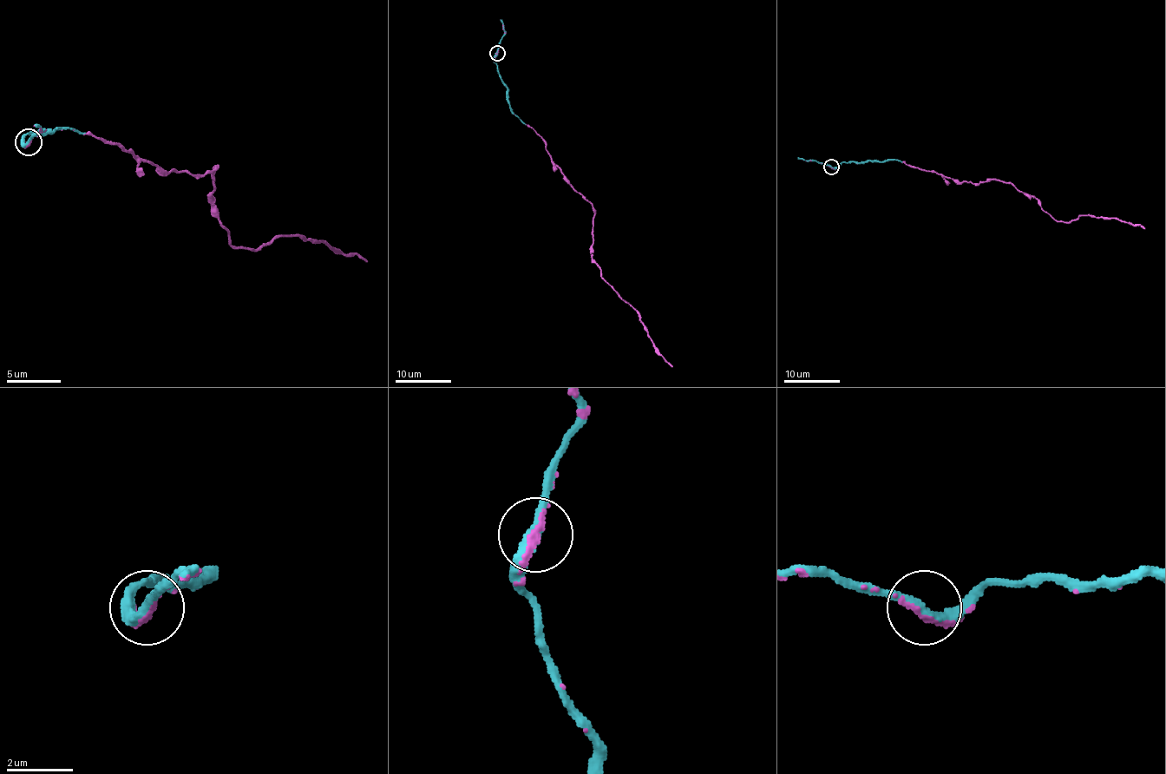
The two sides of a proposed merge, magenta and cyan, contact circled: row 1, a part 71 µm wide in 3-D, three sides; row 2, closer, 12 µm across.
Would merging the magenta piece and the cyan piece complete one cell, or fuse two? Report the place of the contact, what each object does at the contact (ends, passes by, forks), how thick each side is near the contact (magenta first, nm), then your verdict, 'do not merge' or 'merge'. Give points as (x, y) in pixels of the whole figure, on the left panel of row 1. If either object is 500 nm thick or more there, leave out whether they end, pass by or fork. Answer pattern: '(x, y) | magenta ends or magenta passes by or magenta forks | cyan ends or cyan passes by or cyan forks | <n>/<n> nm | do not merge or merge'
(29, 141) | magenta passes by | cyan passes by | 100/320 nm | merge

